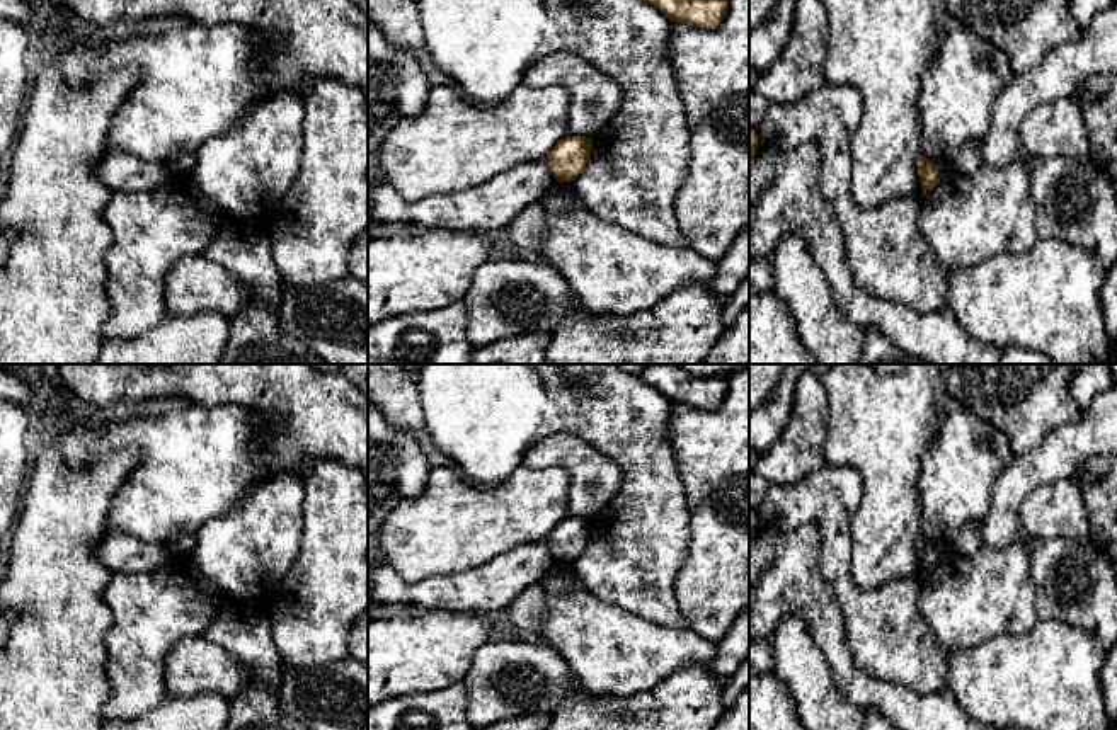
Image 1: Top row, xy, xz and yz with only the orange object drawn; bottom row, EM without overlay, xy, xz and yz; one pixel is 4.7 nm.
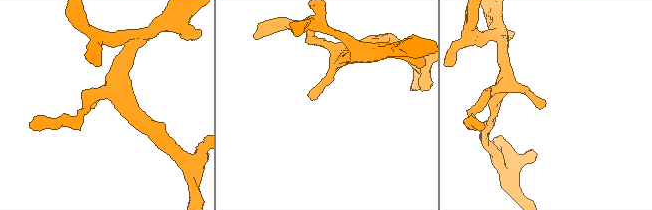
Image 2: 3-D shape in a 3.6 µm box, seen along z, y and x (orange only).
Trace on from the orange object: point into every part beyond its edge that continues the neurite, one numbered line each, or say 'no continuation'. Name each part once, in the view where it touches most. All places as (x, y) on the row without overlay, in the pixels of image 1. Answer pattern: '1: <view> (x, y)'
no continuation

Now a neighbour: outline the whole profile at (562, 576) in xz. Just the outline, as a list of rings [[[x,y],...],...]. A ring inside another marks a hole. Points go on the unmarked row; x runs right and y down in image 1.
[[[557,563],[541,580],[545,590],[562,594],[577,582],[572,563]]]

